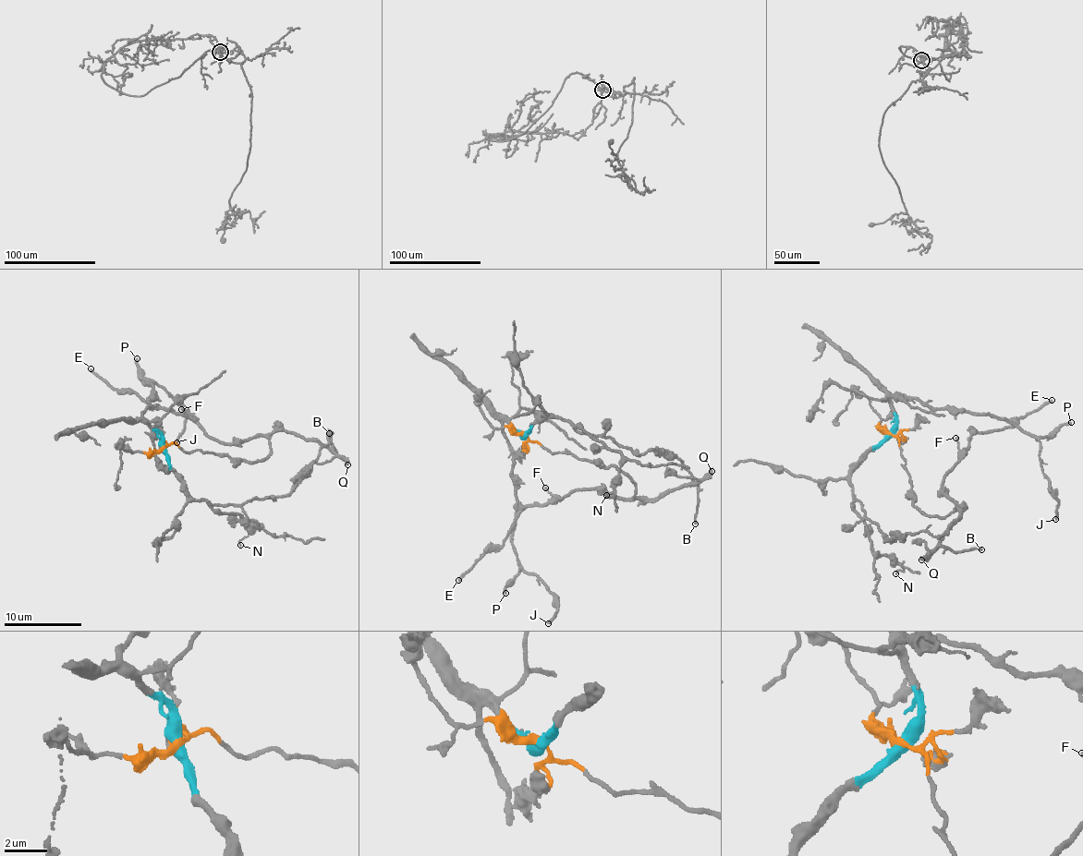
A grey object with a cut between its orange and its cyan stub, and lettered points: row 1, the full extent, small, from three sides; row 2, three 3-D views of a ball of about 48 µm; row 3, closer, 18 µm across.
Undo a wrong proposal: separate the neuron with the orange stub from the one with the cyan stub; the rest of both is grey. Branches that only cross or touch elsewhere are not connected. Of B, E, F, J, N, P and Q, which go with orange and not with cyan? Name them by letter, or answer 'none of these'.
B, E, F, Q

